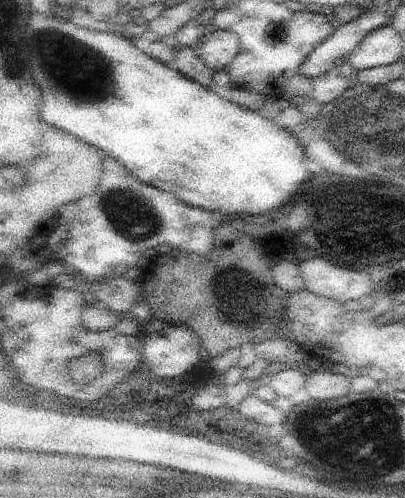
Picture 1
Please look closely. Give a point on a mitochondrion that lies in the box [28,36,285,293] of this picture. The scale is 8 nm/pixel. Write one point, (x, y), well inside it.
(131, 214)

